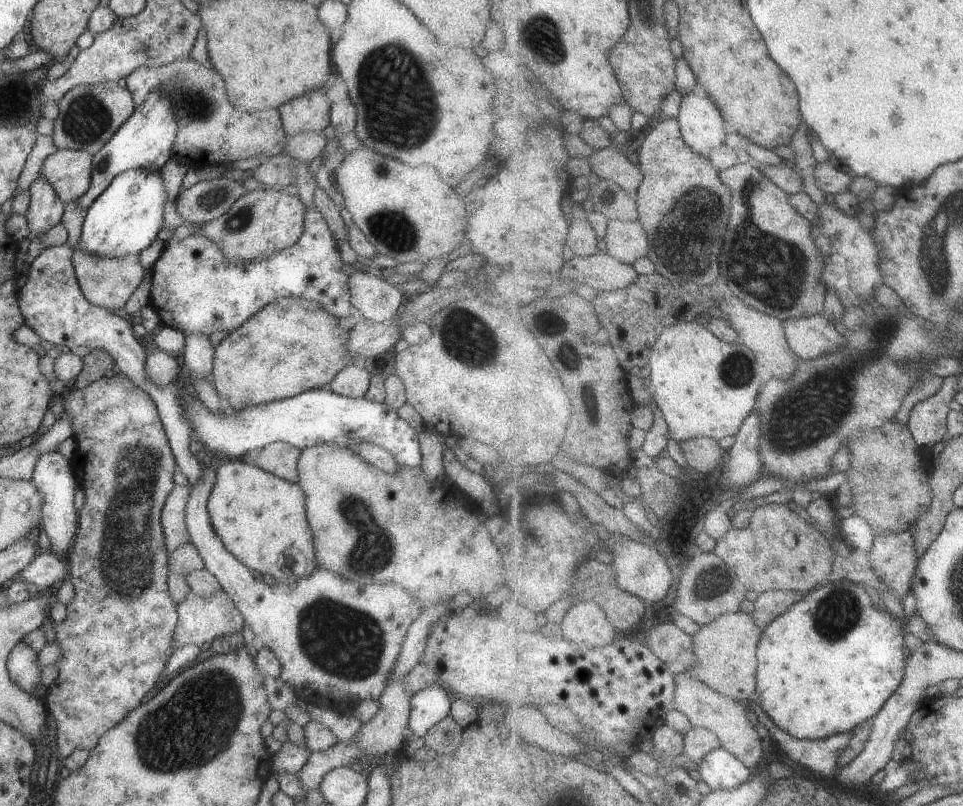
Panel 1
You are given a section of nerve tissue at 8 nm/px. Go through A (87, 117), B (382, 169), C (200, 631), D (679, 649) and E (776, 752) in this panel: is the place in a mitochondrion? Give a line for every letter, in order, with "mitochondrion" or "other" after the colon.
A: mitochondrion
B: mitochondrion
C: other
D: other
E: other

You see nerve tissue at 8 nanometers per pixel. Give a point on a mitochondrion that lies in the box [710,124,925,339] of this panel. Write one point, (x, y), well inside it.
(775, 262)

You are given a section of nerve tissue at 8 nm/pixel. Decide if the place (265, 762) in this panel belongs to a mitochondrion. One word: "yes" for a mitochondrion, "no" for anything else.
no

